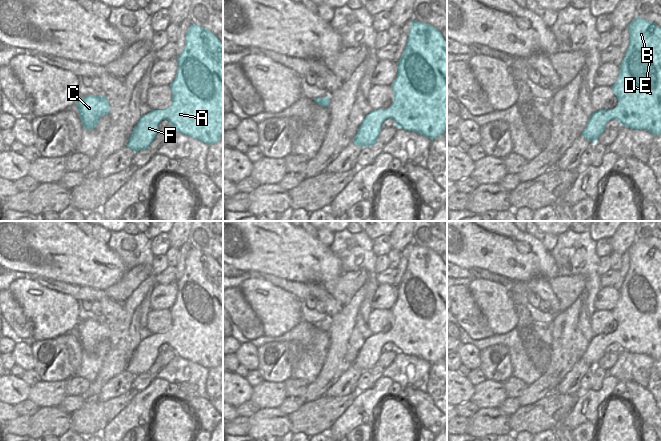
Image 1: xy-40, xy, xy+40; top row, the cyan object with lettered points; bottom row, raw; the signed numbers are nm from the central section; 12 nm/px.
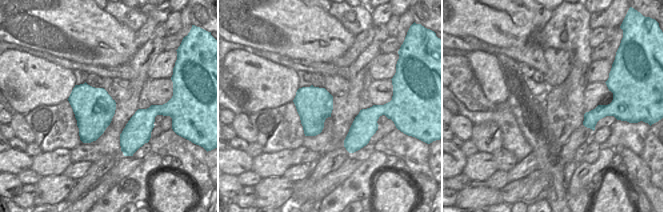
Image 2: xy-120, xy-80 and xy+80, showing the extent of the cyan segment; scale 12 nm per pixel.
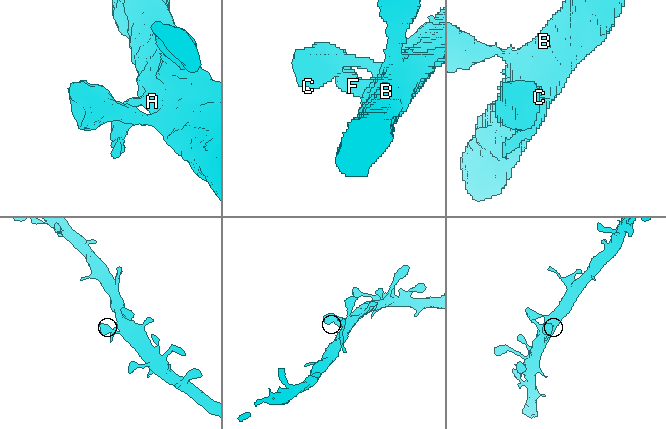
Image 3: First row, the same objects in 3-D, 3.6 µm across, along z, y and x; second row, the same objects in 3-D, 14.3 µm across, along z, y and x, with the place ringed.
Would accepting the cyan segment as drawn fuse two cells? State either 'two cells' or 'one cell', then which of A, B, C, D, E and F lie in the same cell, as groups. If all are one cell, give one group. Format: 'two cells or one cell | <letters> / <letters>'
one cell | A B C D E F

